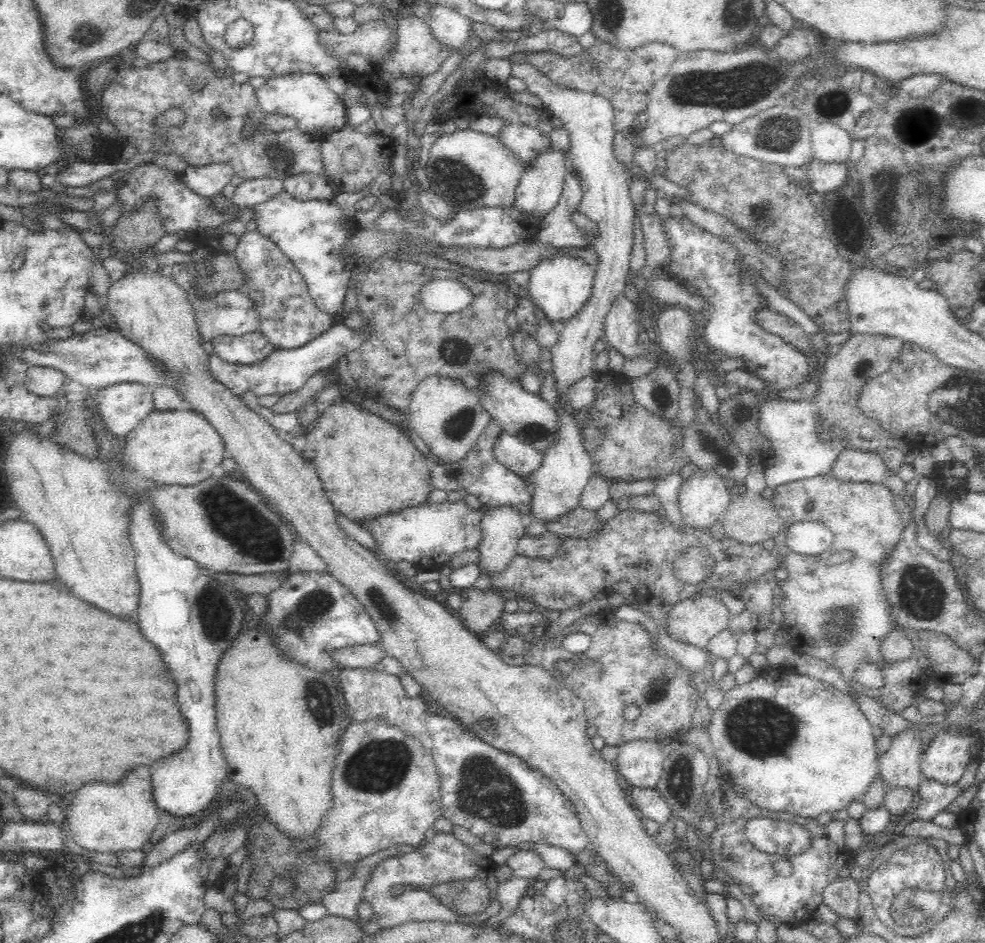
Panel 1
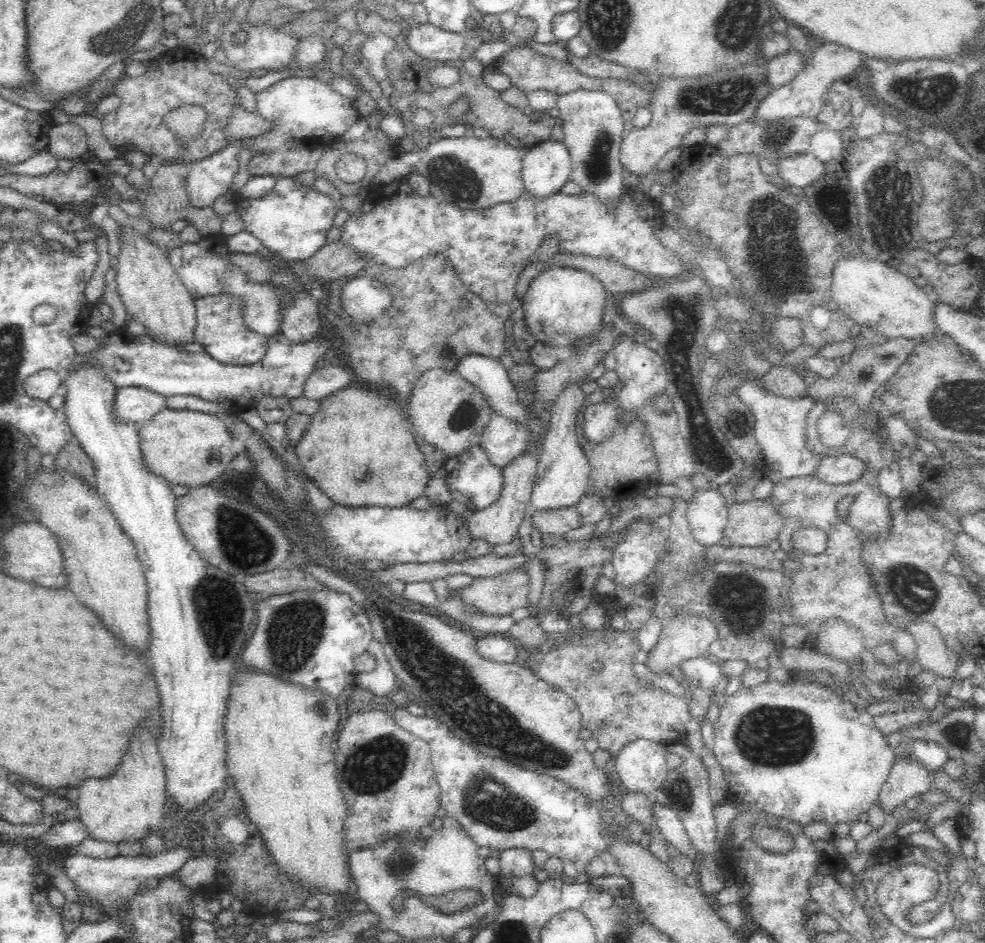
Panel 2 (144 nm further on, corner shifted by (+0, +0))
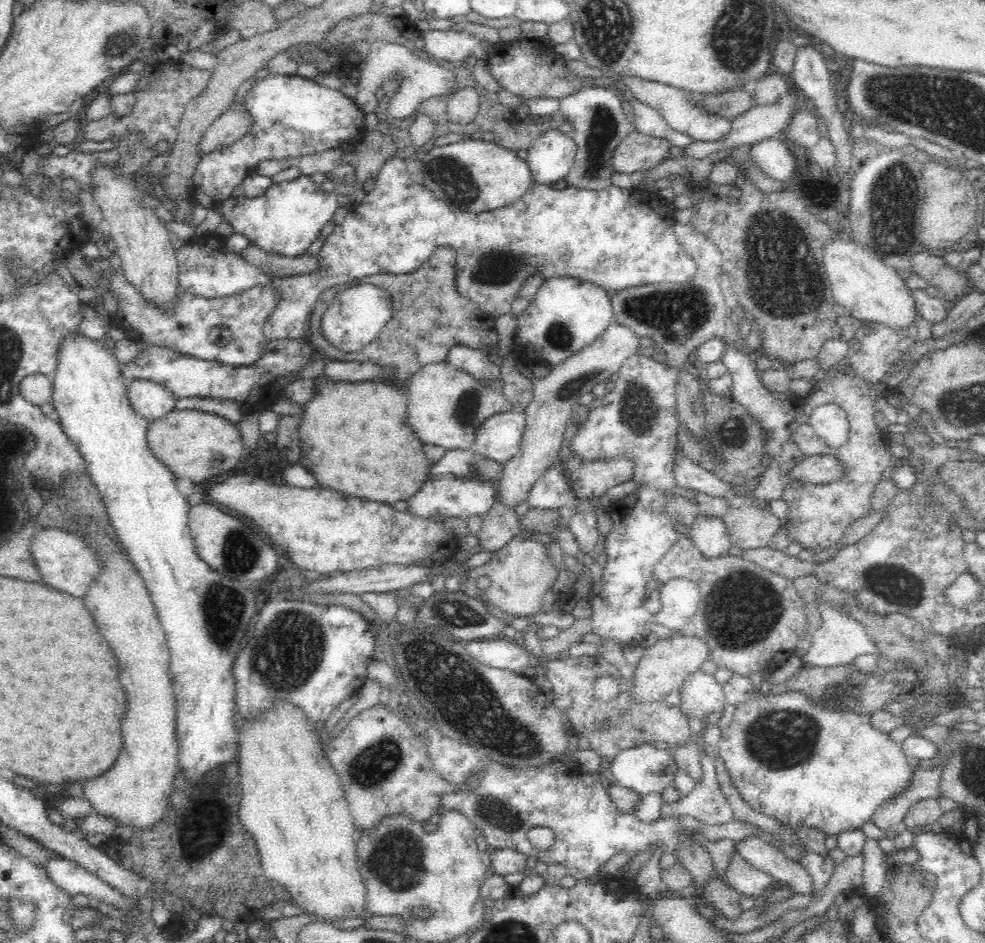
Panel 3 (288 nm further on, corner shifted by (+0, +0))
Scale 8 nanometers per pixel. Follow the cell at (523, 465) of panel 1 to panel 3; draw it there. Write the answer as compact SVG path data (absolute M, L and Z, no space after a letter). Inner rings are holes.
M522 410L494 414L482 424L482 428L478 428L472 452L504 466L520 450L524 428L526 416L522 414Z

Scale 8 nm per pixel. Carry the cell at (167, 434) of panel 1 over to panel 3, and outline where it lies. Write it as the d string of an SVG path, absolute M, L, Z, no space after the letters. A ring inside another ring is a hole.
M172 410L160 420L154 420L148 426L146 442L156 460L164 464L176 480L188 478L194 482L194 486L234 470L242 460L242 452L246 450L240 432L232 422L200 410Z

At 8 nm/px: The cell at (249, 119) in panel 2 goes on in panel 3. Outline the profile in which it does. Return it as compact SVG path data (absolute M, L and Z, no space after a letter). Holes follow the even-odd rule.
M232 102L228 106L228 110L204 134L204 138L200 142L202 156L218 152L224 146L238 142L254 126L256 126L256 118L252 118L250 110L246 108L246 102Z

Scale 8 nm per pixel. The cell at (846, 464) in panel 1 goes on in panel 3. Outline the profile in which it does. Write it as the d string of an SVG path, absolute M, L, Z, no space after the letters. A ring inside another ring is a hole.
M808 454L786 480L802 480L802 484L830 484L846 476L846 466L834 456L826 454Z

